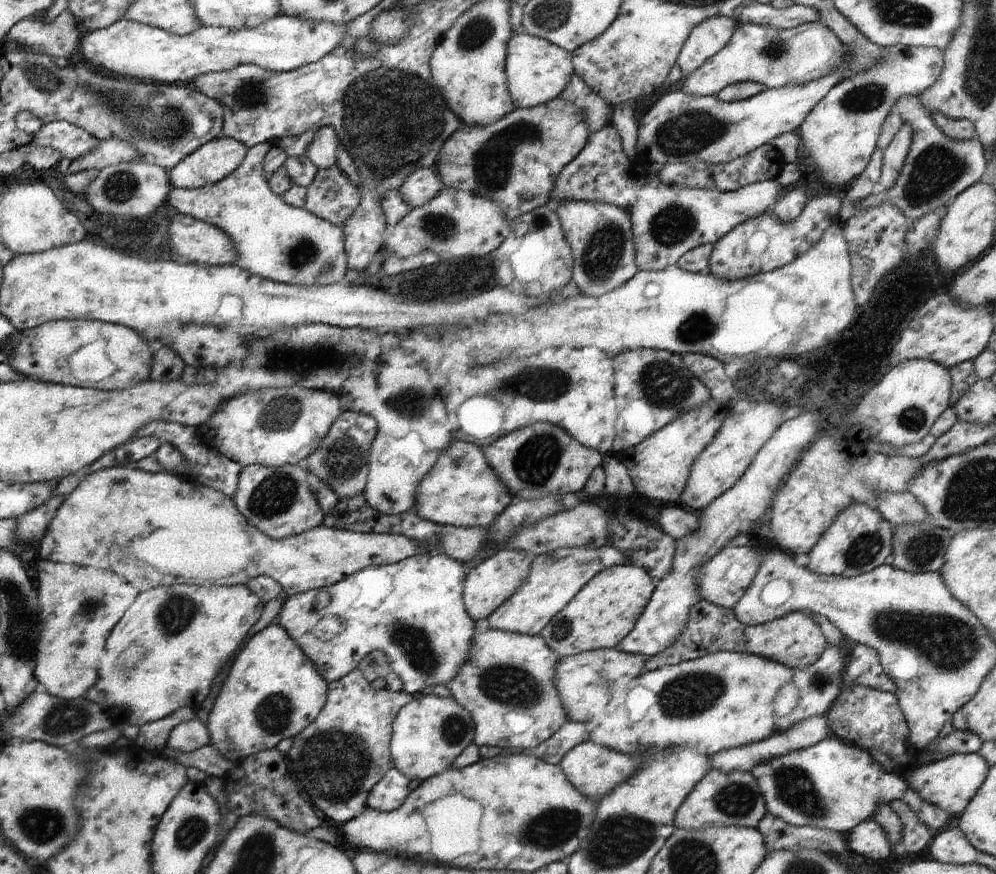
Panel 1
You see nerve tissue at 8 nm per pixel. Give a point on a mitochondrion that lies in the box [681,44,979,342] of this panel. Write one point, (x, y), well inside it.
(934, 170)

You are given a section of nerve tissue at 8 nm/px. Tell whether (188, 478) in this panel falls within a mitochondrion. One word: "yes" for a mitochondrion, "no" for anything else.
no

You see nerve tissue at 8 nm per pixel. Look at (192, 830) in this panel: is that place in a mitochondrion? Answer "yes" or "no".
yes

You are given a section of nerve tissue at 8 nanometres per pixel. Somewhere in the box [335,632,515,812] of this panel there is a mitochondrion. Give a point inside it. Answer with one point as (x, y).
(454, 728)

